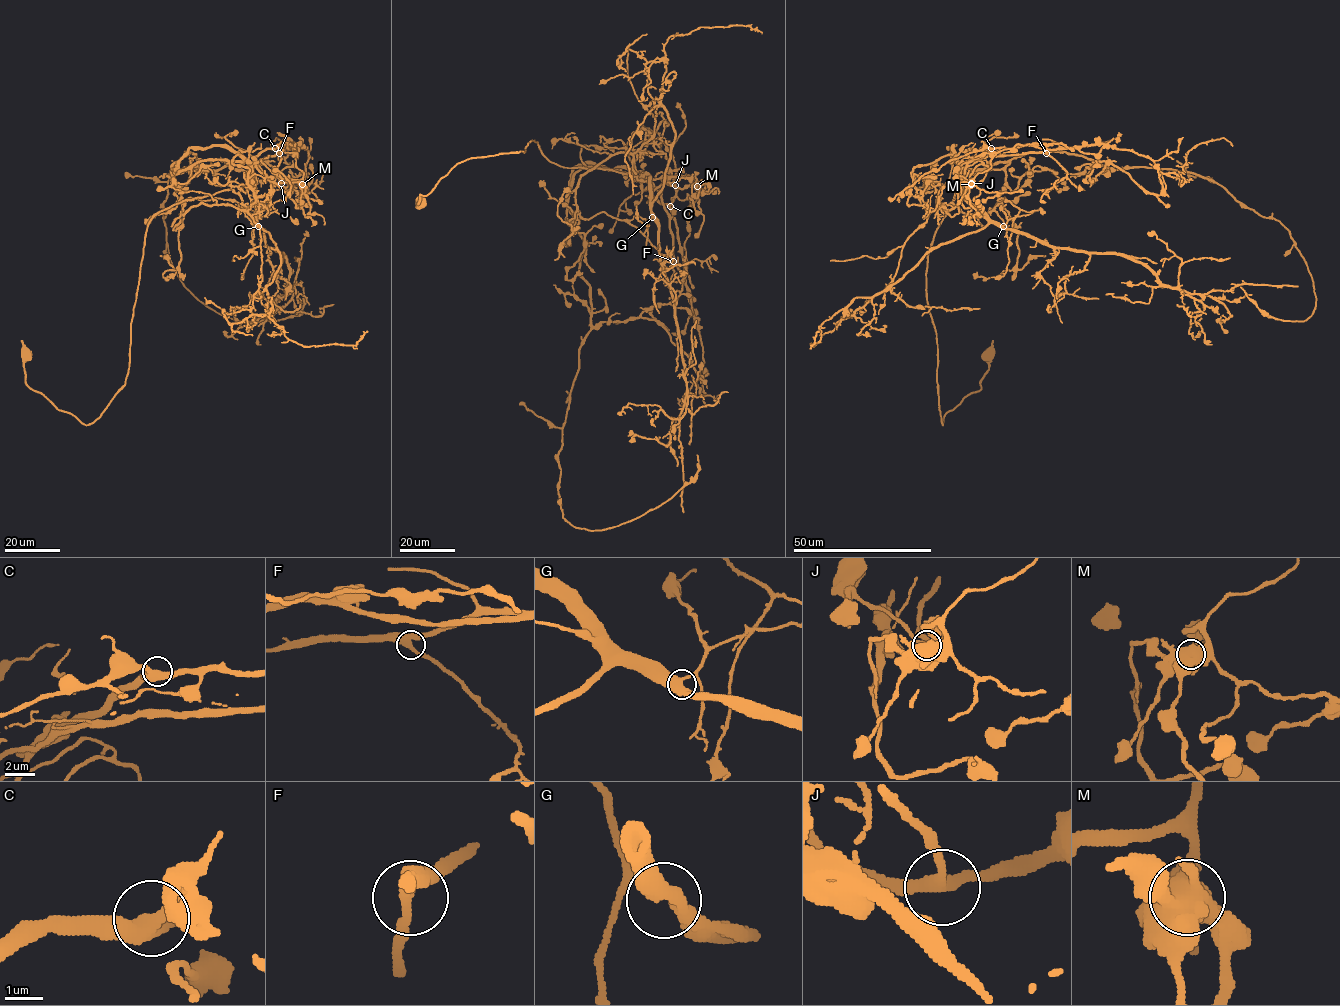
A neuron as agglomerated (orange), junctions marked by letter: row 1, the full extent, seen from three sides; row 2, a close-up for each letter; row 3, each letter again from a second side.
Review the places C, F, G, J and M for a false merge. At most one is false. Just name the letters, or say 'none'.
M

